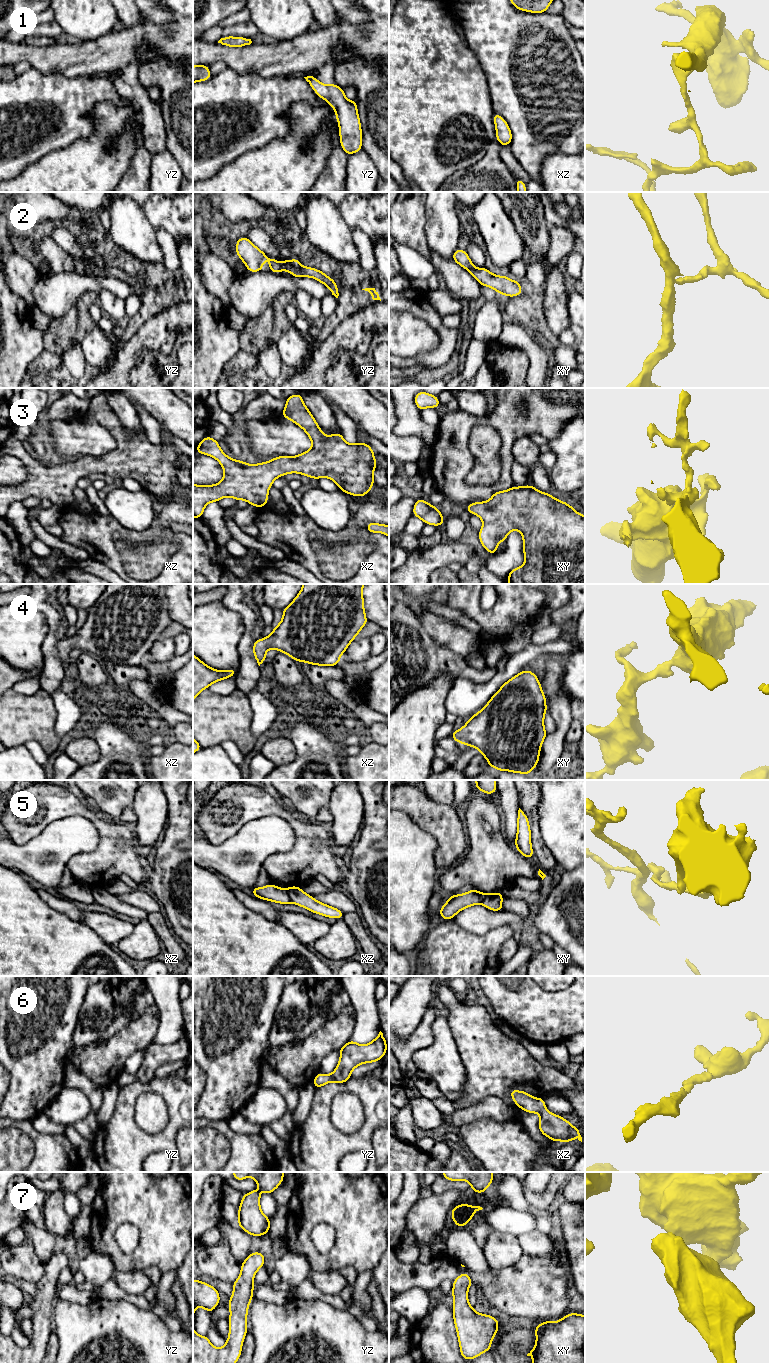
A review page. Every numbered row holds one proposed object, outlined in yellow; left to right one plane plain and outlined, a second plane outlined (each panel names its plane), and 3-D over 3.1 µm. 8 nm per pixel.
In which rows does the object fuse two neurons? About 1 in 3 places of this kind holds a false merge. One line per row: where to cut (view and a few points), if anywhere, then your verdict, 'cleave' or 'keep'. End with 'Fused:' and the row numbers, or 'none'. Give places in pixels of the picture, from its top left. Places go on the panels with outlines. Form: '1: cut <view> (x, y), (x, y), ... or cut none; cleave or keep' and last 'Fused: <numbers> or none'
1: cut none; keep
2: cut none; keep
3: cut none; keep
4: cut none; keep
5: cut xz (286, 889), (291, 901); cleave
6: cut none; keep
7: cut none; keep
Fused: 5

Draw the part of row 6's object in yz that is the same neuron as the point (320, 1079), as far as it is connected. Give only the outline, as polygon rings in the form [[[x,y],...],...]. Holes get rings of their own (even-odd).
[[[380,1031],[369,1044],[360,1045],[350,1040],[338,1050],[341,1055],[336,1069],[330,1075],[317,1073],[312,1081],[316,1089],[329,1082],[345,1083],[351,1078],[352,1070],[358,1065],[381,1060],[387,1052],[387,1043]]]

